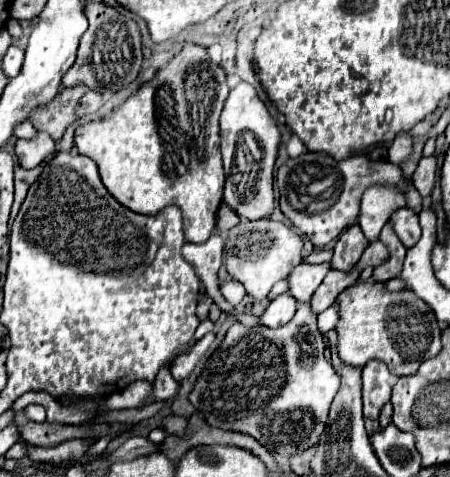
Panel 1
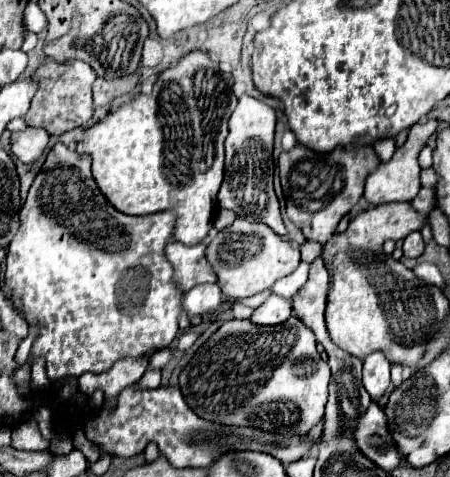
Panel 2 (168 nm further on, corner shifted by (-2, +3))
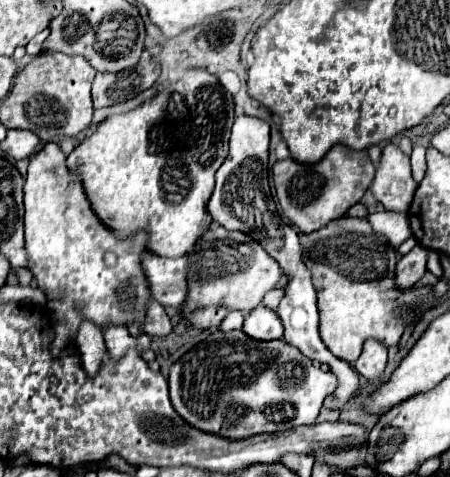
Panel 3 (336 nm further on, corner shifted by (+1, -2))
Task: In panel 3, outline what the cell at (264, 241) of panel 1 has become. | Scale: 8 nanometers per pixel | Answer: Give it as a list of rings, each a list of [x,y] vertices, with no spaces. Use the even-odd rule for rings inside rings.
[[[216,225],[208,229],[188,253],[186,281],[190,283],[190,299],[186,299],[186,307],[180,307],[180,313],[196,329],[218,327],[228,311],[252,311],[258,307],[280,277],[282,269],[262,245],[240,231],[226,231]]]

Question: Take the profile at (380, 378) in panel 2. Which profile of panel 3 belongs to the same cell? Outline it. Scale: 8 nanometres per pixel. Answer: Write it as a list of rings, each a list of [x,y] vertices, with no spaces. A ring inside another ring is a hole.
[[[368,339],[364,343],[362,355],[354,363],[356,371],[366,379],[378,379],[386,367],[386,353],[388,351],[386,347],[382,347],[382,343],[378,343],[376,339]]]

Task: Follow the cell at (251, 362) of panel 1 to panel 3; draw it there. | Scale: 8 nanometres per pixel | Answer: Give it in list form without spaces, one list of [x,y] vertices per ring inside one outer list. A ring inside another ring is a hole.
[[[216,331],[208,335],[170,367],[168,377],[176,413],[190,427],[224,439],[248,439],[298,425],[314,425],[324,399],[336,387],[338,381],[330,371],[314,367],[308,357],[284,339],[256,341],[244,331]]]

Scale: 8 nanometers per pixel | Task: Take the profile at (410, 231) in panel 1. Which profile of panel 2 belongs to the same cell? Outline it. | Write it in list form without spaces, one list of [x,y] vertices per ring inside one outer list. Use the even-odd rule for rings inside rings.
[[[411,232],[403,240],[403,256],[407,256],[407,258],[419,258],[423,248],[425,248],[425,242],[423,242],[421,232]]]

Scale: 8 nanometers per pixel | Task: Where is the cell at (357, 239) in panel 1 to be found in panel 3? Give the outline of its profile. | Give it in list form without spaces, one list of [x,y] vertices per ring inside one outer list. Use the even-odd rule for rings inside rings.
[[[340,217],[322,227],[320,231],[314,231],[306,235],[306,243],[302,245],[302,259],[312,271],[312,283],[318,291],[318,311],[320,311],[320,337],[326,343],[326,347],[342,361],[354,363],[362,351],[362,345],[366,339],[374,337],[382,341],[384,345],[392,347],[398,345],[402,339],[404,329],[422,313],[426,313],[430,307],[434,307],[434,291],[432,287],[426,289],[408,289],[398,291],[394,285],[394,267],[396,267],[396,251],[388,243],[386,235],[376,233],[368,219],[356,219],[356,217]]]

